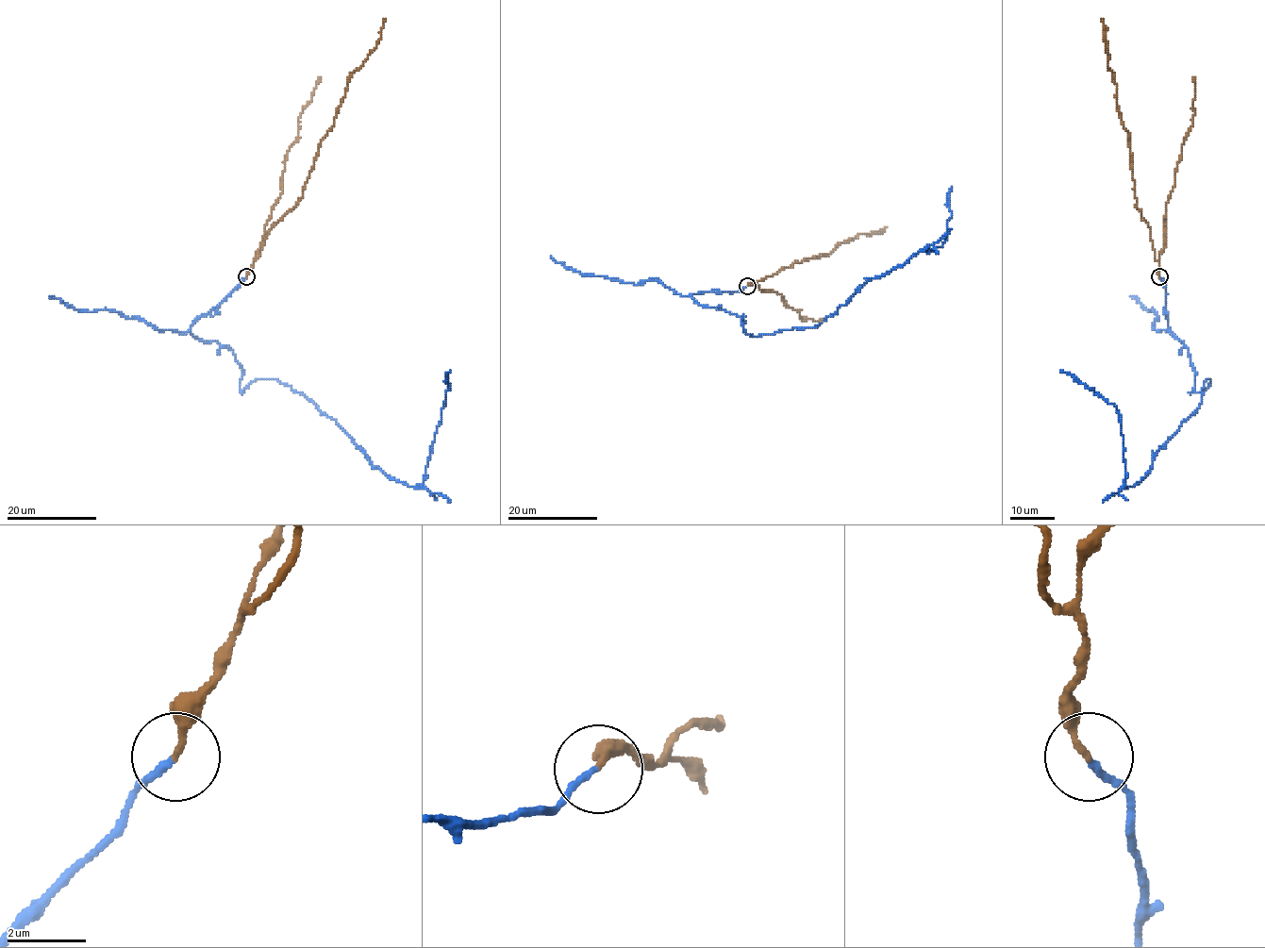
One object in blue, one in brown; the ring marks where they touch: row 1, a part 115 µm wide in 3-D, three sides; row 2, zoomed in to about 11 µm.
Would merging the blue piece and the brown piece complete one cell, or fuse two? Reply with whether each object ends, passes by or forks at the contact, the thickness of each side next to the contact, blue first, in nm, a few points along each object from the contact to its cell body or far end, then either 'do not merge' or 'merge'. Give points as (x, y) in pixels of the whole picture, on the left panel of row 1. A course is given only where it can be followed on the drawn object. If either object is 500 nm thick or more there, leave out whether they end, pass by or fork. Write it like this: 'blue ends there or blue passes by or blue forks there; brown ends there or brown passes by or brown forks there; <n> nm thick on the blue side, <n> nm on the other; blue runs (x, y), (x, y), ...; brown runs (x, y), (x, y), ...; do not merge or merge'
blue ends there; brown ends there; 160 nm thick on the blue side, 180 nm on the other; blue runs (246, 276), (191, 332), (233, 352), (241, 391), (253, 382), (287, 384), (392, 479), (423, 482), (451, 370); brown runs (246, 276), (267, 232), (302, 196), (319, 143), (332, 126), (348, 78), (375, 46), (385, 19); merge

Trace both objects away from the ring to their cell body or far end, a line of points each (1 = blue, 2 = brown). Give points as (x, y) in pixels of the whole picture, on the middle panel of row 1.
1: (747, 286), (692, 298), (741, 318), (754, 336), (818, 325), (869, 278), (943, 244), (952, 186)
2: (747, 286), (754, 286), (785, 266), (826, 256), (838, 244), (853, 241), (859, 234), (883, 230), (886, 227)

